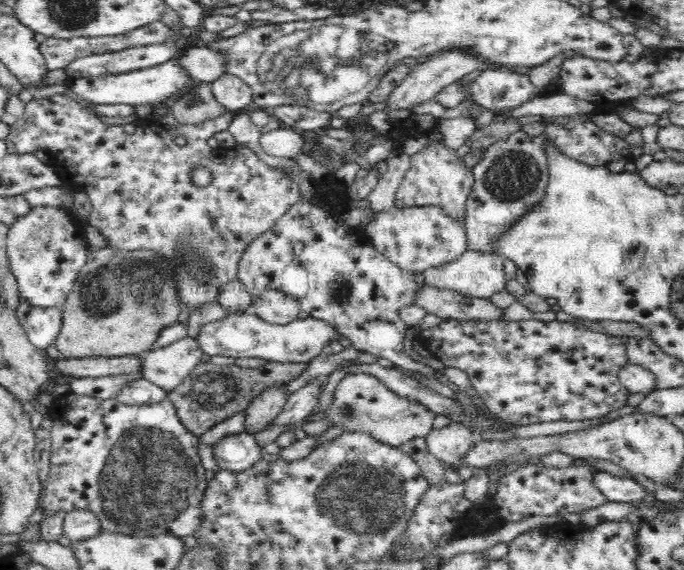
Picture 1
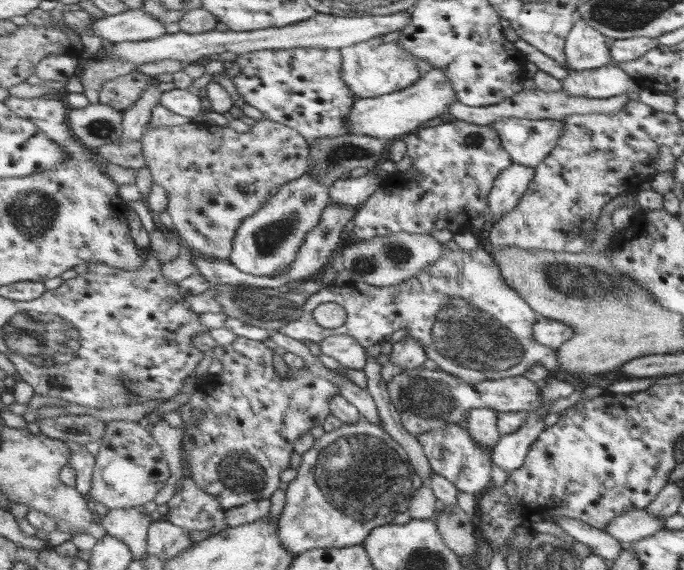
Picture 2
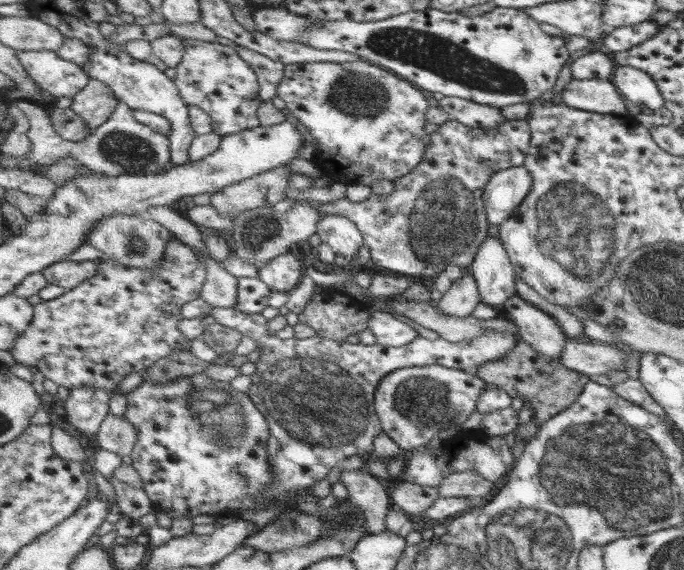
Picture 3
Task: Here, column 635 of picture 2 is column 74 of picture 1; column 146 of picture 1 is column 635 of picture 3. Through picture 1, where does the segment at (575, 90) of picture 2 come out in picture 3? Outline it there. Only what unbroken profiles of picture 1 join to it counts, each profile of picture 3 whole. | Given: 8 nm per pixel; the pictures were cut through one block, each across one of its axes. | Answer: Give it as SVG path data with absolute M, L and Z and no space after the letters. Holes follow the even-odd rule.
M617 66L612 81L622 97L640 108L657 111L663 107L657 83L647 72L633 66Z

